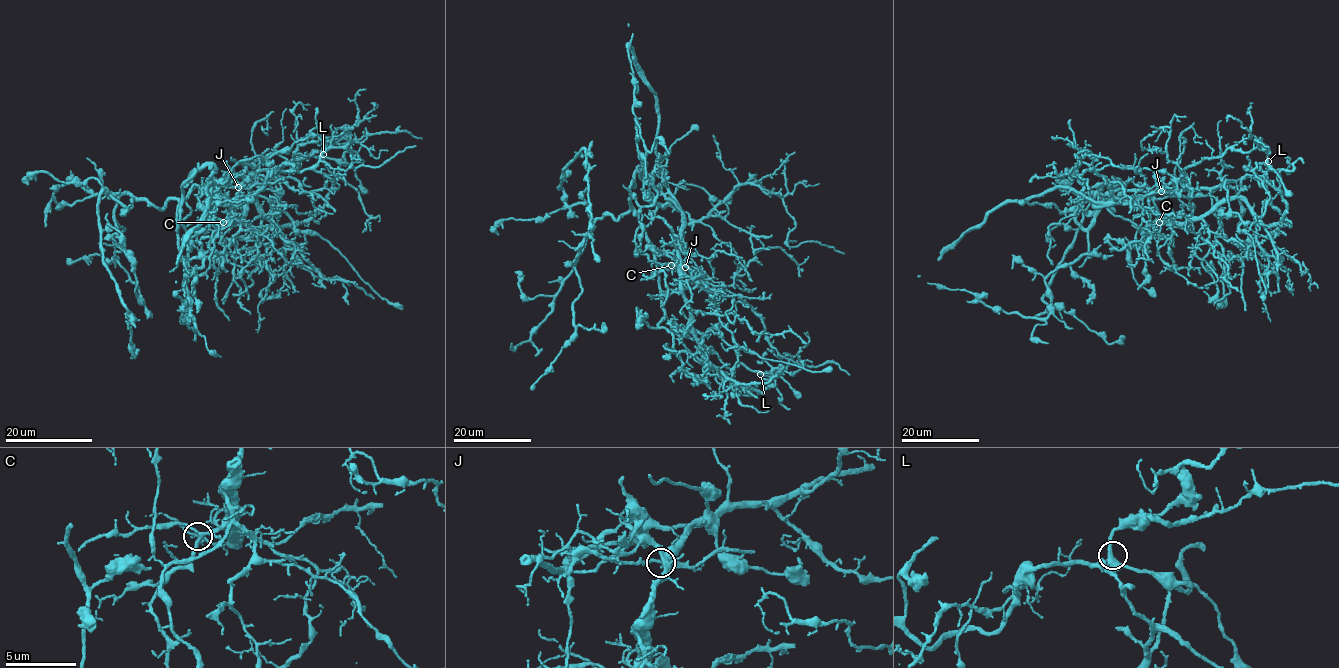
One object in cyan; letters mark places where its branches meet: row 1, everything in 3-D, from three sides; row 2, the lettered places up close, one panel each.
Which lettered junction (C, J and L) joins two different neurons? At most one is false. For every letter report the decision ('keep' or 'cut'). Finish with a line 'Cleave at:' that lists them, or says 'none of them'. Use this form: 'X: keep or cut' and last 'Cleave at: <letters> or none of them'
C: keep
J: keep
L: keep
Cleave at: none of them

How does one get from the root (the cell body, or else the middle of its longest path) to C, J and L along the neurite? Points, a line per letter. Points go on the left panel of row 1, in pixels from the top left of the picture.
C: (196, 186), (203, 186), (214, 178), (223, 186), (239, 187), (233, 216), (223, 222)
J: (196, 186), (203, 186), (214, 178), (223, 186), (238, 187)
L: (196, 186), (209, 189), (239, 176), (251, 177), (260, 187), (274, 169), (289, 170), (299, 157), (323, 154)

